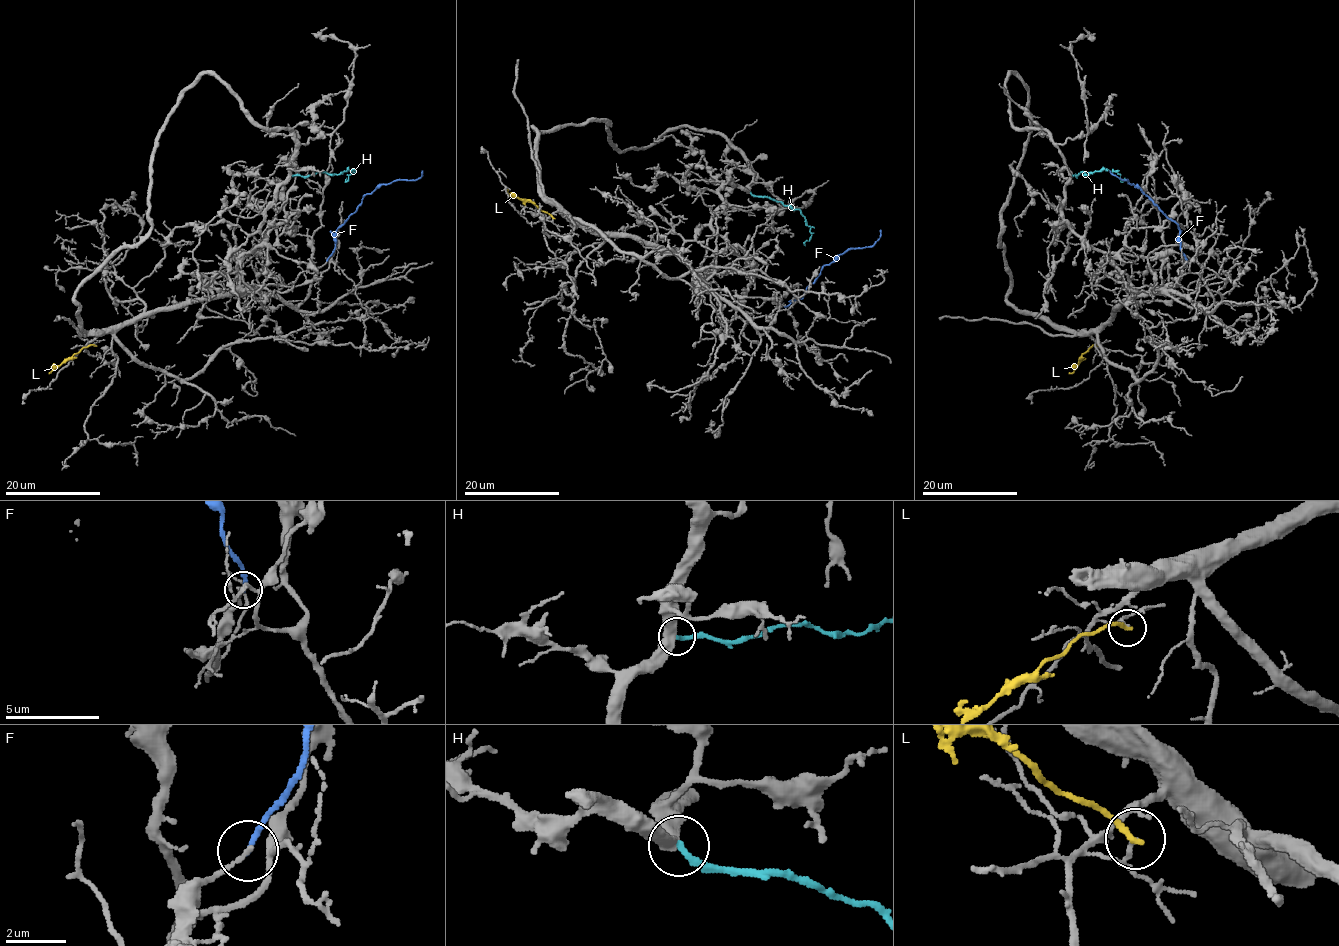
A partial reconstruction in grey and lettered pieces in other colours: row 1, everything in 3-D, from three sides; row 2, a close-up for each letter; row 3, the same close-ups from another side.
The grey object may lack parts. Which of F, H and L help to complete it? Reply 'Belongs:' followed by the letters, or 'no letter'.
Belongs: no letter

